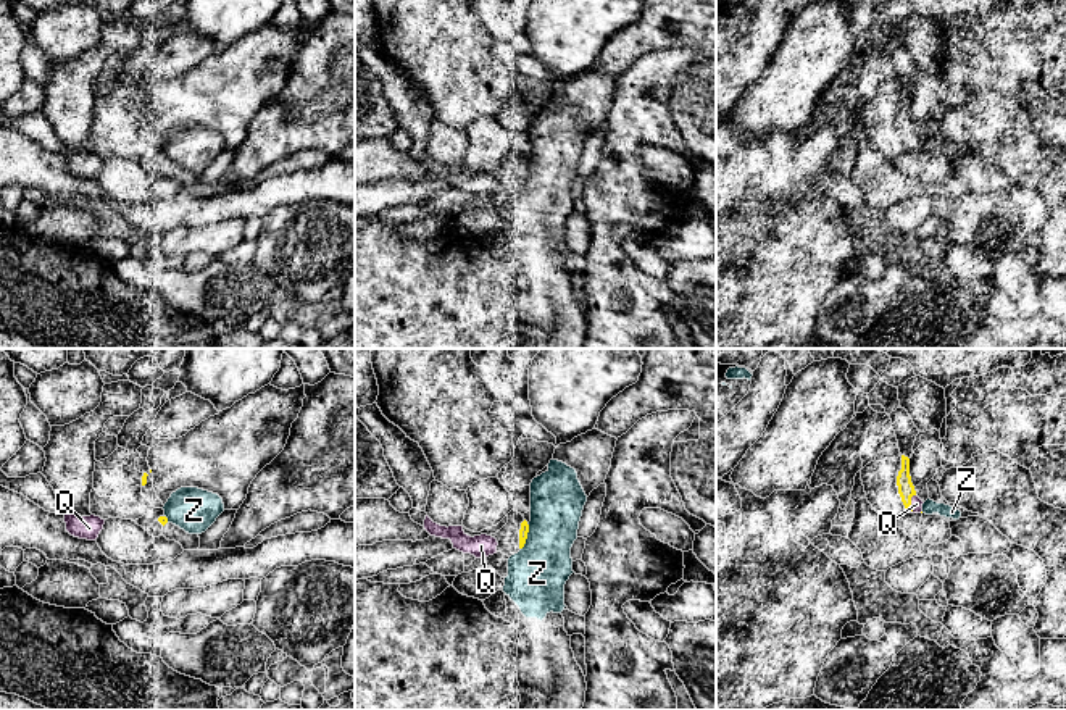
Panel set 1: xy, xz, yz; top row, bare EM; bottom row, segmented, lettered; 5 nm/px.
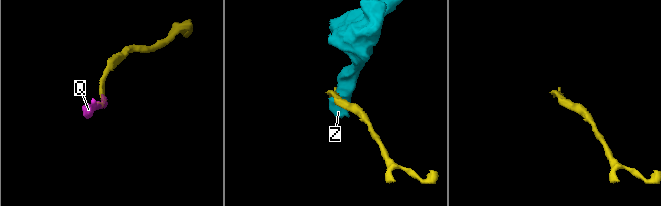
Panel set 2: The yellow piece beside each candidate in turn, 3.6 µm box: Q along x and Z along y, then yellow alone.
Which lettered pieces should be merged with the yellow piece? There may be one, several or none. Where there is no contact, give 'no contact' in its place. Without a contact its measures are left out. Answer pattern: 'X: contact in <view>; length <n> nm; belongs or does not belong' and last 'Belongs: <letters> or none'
Q: contact in yz; length 100 nm; belongs
Z: contact in xz; length 140 nm; does not belong
Belongs: Q

